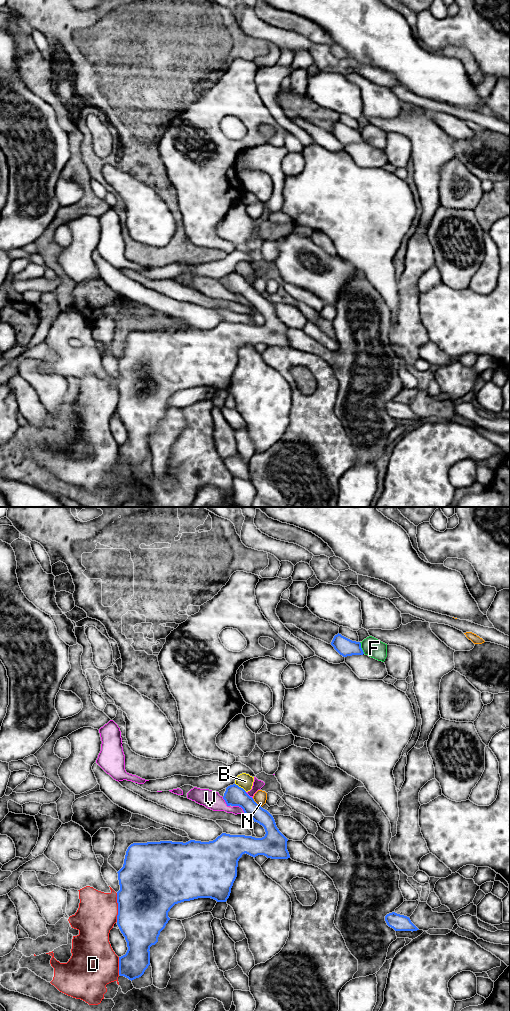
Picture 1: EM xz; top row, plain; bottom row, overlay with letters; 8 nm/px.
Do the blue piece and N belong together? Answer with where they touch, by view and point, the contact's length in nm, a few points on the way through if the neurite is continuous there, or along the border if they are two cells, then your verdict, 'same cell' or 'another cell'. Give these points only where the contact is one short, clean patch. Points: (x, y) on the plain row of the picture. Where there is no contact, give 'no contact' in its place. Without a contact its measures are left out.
xz (256, 291) | 110 nm | another cell

